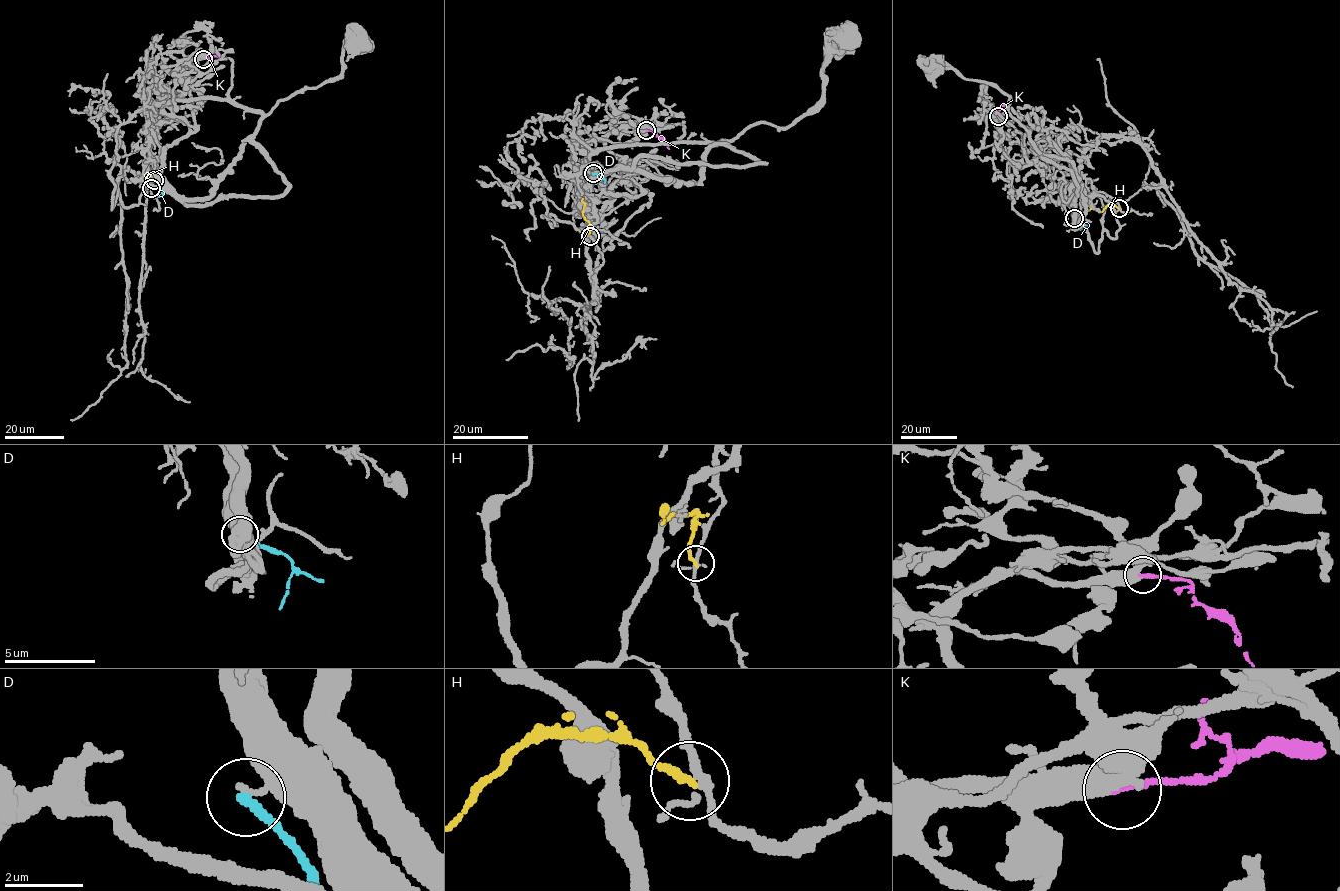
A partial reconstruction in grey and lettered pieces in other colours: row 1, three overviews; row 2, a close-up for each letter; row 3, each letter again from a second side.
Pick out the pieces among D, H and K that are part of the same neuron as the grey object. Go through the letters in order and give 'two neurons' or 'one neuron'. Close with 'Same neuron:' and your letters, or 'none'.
D: two neurons
H: two neurons
K: two neurons
Same neuron: none

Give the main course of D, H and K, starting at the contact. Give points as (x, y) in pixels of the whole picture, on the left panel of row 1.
D: (154, 179), (162, 190), (159, 197)
H: (151, 188), (151, 180), (145, 182), (146, 175)
K: (203, 59), (221, 58)

